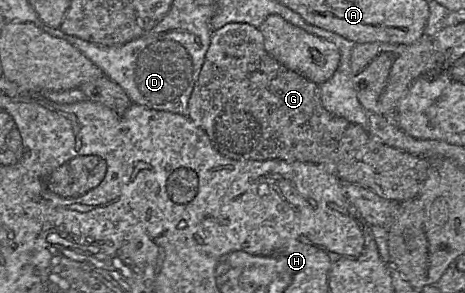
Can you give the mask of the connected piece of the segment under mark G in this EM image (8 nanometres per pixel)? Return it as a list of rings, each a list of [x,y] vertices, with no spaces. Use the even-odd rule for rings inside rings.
[[[227,23],[223,27],[212,32],[209,48],[205,54],[199,76],[188,100],[187,116],[206,132],[216,150],[227,158],[233,160],[258,161],[277,159],[289,162],[299,161],[329,165],[329,167],[332,167],[338,178],[345,184],[356,184],[365,187],[379,196],[394,202],[403,202],[416,197],[421,191],[428,175],[429,159],[385,145],[380,140],[374,138],[368,130],[361,125],[328,112],[321,103],[318,84],[311,82],[297,72],[288,69],[274,59],[266,51],[264,39],[259,29],[248,23]]]

